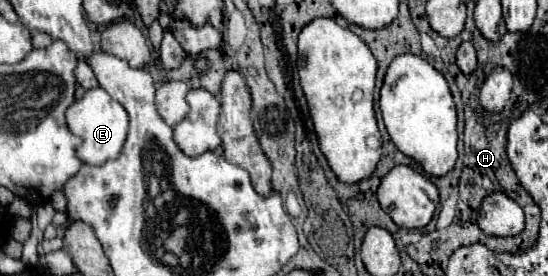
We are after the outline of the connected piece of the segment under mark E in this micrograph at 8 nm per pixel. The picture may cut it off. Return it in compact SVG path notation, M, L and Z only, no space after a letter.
M102 87L88 89L82 99L76 99L66 109L66 125L74 135L80 135L82 145L76 149L76 155L86 165L104 165L110 159L116 159L122 151L128 133L128 113L114 101Z

